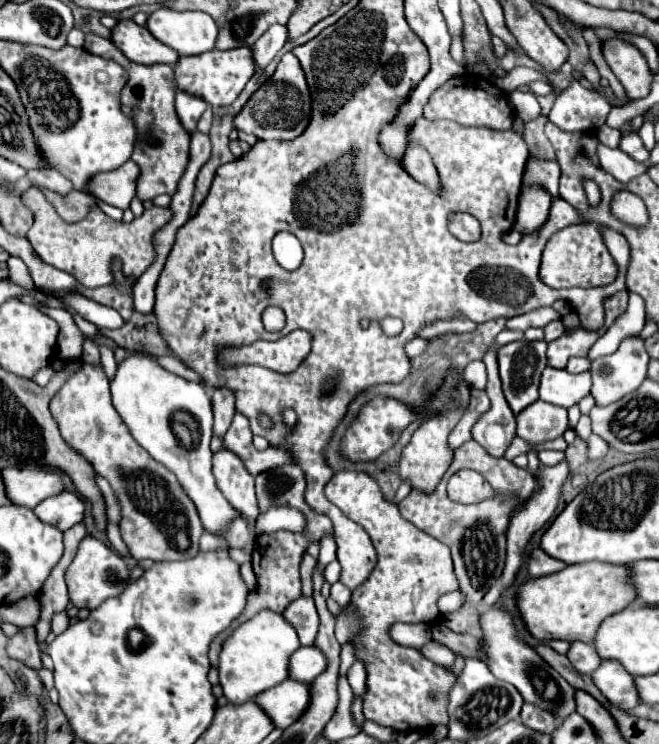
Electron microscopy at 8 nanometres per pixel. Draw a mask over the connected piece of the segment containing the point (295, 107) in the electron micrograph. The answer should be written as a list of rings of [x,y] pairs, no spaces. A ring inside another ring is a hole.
[[[288,52],[282,56],[274,76],[252,94],[242,112],[236,116],[234,124],[238,130],[254,134],[258,140],[294,140],[304,134],[310,122],[310,114],[312,114],[312,98],[306,76],[302,74],[298,58],[292,52]]]

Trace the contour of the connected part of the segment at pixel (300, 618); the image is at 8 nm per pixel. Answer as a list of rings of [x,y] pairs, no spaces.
[[[300,596],[282,614],[298,632],[300,646],[312,646],[318,632],[318,612],[312,598]]]

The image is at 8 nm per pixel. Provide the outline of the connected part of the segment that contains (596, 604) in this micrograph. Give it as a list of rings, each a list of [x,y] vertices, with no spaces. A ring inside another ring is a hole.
[[[586,562],[566,566],[564,570],[526,580],[518,586],[516,606],[526,624],[526,630],[544,642],[566,640],[566,642],[592,642],[598,626],[604,618],[624,610],[636,598],[634,588],[626,580],[624,566],[606,562]]]

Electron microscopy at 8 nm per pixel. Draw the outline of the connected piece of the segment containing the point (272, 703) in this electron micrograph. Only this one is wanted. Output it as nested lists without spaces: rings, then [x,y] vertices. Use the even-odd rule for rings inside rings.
[[[286,680],[266,694],[258,694],[254,702],[274,722],[276,728],[286,728],[296,722],[310,702],[310,686],[296,680]]]

